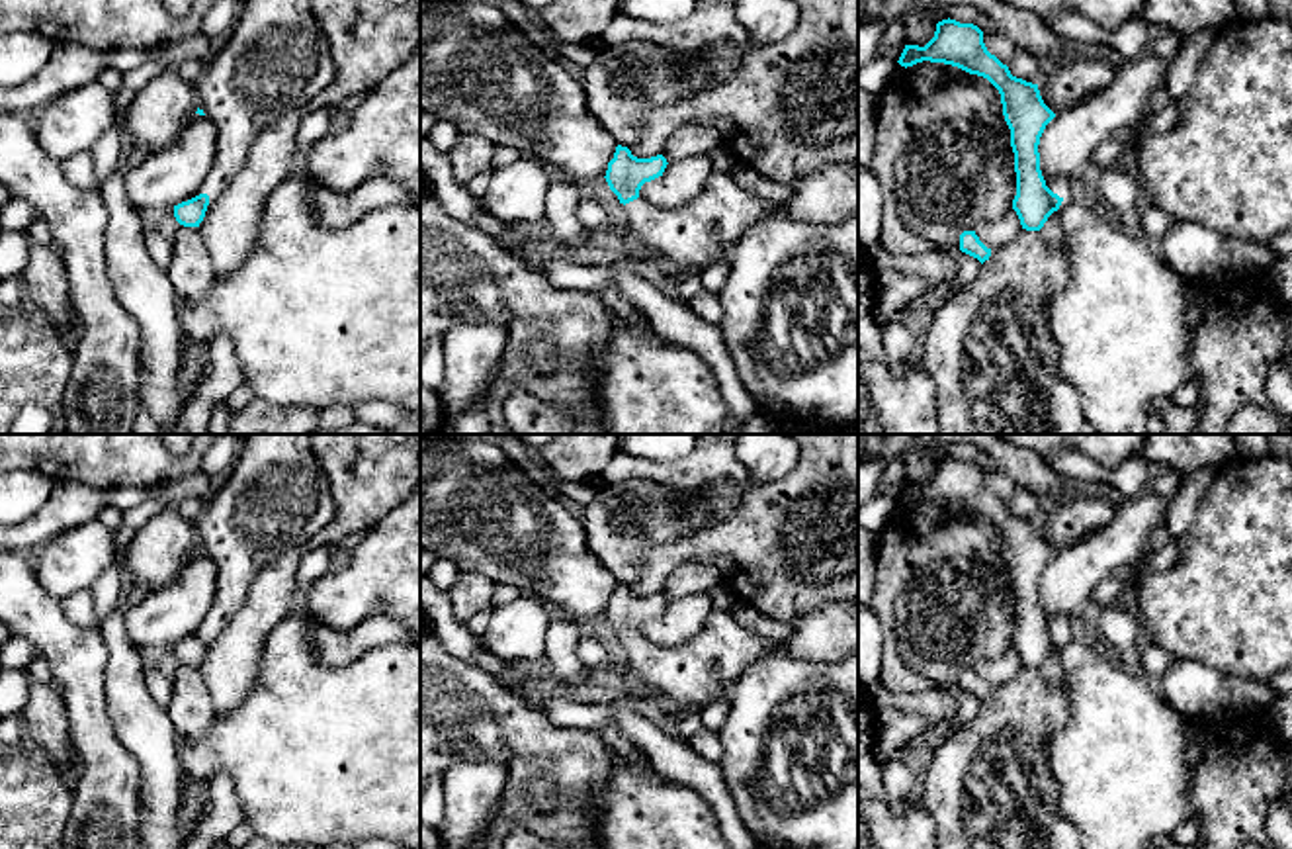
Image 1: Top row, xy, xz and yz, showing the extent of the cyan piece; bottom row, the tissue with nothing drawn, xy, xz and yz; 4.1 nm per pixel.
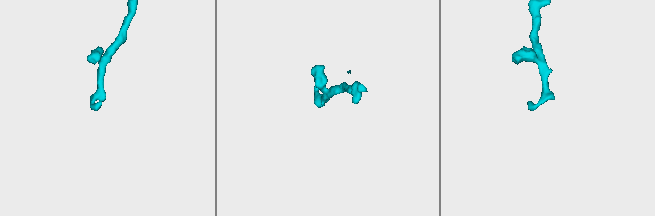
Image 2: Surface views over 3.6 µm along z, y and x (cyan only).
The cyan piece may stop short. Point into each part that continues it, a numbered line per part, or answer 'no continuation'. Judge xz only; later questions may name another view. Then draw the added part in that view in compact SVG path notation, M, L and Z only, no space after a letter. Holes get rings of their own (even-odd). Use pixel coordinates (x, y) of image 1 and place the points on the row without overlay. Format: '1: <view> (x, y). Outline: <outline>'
1: xz (700, 671). Outline: M858 601L829 603L788 624L788 636L772 640L745 628L733 612L713 610L700 634L678 648L661 648L643 636L625 642L625 669L653 693L649 704L659 706L665 700L674 700L680 710L698 712L702 706L725 698L747 665L770 649L784 648L794 657L825 663L858 653Z

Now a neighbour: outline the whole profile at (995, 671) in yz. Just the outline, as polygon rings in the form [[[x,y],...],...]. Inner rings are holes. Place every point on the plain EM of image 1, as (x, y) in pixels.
[[[1011,646],[999,657],[975,665],[975,673],[987,687],[1011,681],[1022,669],[1016,649]]]

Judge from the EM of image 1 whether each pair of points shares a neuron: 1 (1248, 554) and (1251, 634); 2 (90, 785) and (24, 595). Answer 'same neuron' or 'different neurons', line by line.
1: same neuron
2: same neuron

